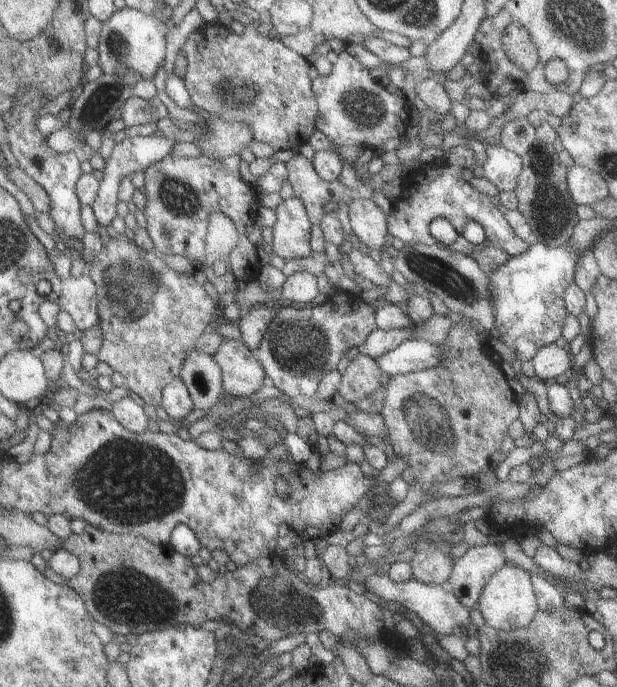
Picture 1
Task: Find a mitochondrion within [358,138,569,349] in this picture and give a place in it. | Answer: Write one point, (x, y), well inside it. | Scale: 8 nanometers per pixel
(547, 211)

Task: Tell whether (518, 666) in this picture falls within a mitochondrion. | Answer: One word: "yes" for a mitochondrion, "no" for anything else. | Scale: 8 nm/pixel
yes

